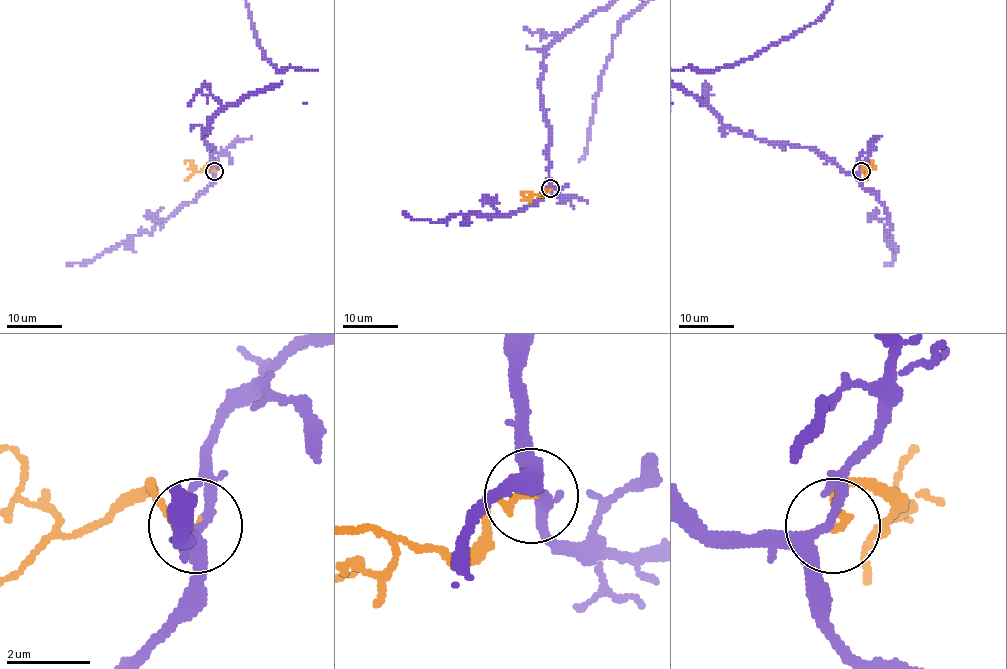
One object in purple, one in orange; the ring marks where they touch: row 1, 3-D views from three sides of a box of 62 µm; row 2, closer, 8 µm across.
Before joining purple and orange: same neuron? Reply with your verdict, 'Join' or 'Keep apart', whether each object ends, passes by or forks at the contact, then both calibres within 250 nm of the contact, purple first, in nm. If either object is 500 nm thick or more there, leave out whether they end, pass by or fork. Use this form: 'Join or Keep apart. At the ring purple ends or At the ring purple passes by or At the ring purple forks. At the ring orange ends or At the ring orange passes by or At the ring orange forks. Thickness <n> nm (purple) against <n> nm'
Join. At the ring purple forks. At the ring orange ends. Thickness 200 nm (purple) against 170 nm

